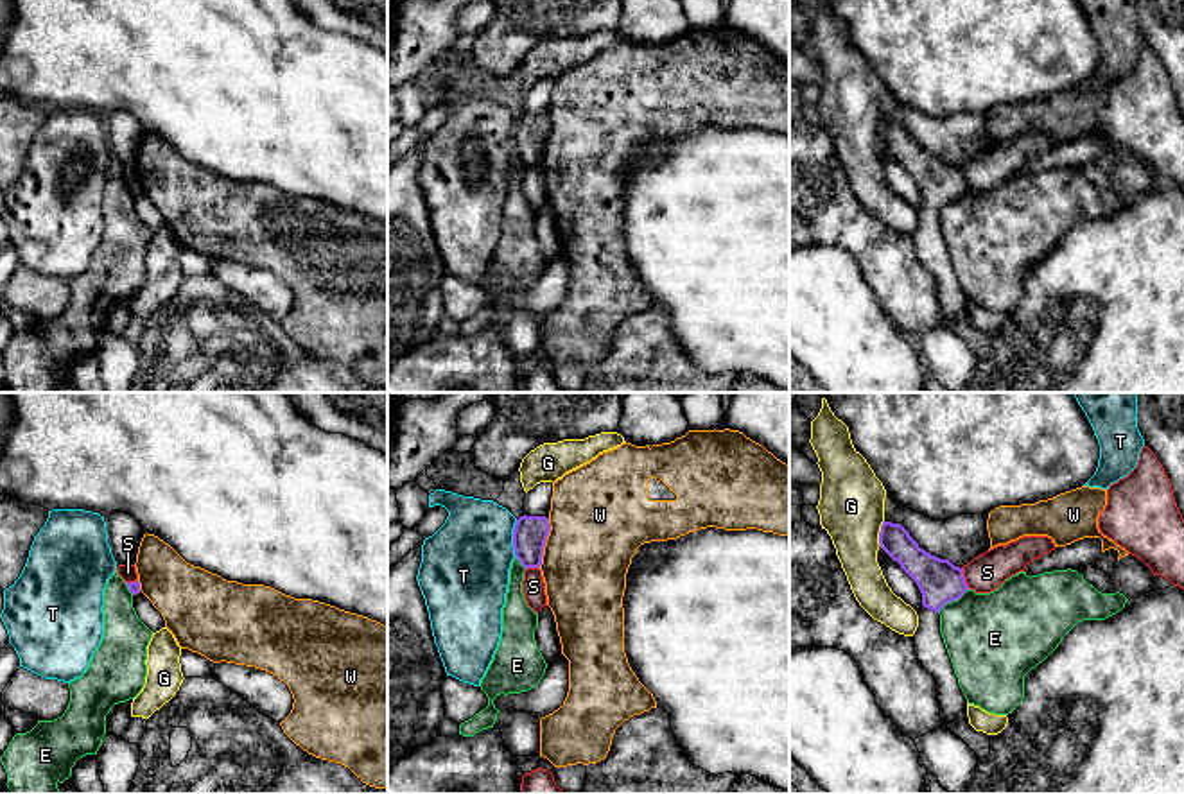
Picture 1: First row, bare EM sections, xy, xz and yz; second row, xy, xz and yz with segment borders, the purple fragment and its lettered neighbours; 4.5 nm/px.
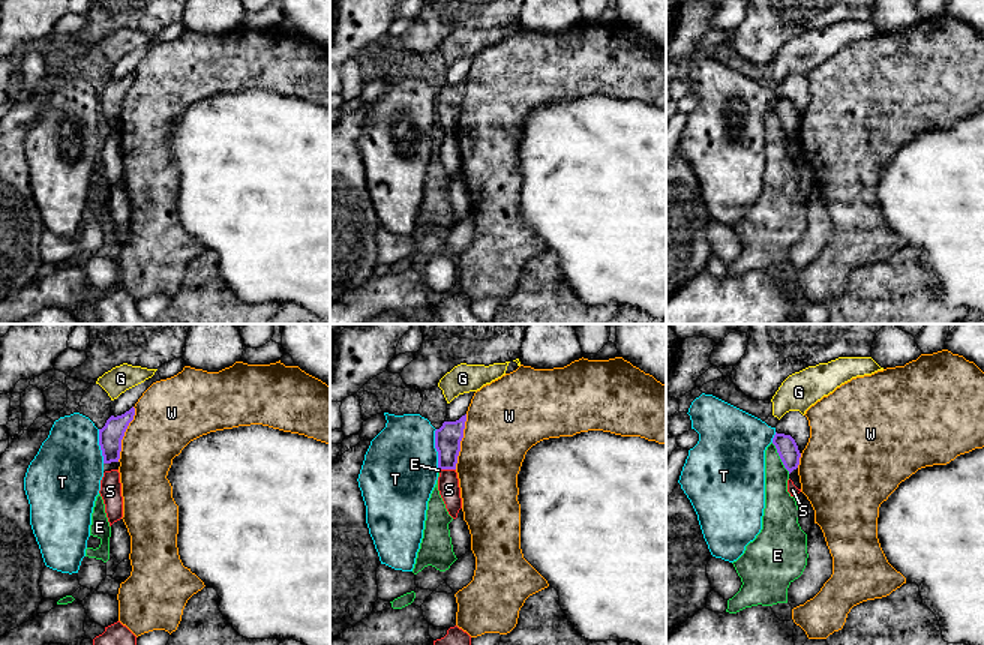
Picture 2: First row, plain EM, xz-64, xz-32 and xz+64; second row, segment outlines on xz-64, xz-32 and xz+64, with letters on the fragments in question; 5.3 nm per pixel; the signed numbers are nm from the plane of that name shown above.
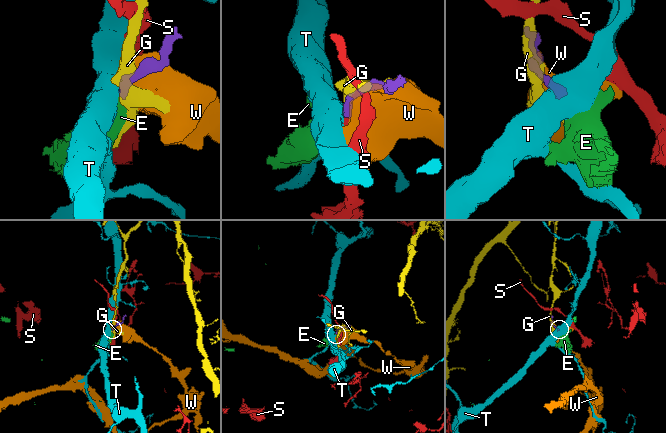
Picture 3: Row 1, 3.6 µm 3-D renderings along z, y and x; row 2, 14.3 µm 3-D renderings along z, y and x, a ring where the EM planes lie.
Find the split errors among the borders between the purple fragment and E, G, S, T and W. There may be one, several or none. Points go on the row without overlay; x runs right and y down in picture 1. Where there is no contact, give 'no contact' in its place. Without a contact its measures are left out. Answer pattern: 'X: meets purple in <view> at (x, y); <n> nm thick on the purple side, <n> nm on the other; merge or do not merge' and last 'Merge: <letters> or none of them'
E: meets purple in yz at (951, 199); 190 nm thick on the purple side, 420 nm on the other; do not merge
G: meets purple in yz at (879, 131); 140 nm thick on the purple side, 300 nm on the other; do not merge
S: meets purple in yz at (964, 176); 190 nm thick on the purple side, 170 nm on the other; do not merge
T: meets purple in xz at (513, 137); 160 nm thick on the purple side, 400 nm on the other; do not merge
W: meets purple in xz at (544, 142); 160 nm thick on the purple side, 420 nm on the other; do not merge
Merge: none of them

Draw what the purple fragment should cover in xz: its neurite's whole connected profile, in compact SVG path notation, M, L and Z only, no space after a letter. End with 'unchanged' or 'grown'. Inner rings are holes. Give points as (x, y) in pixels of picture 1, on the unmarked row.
M520 115L513 127L515 156L524 167L540 167L551 124L545 115Z; unchanged

